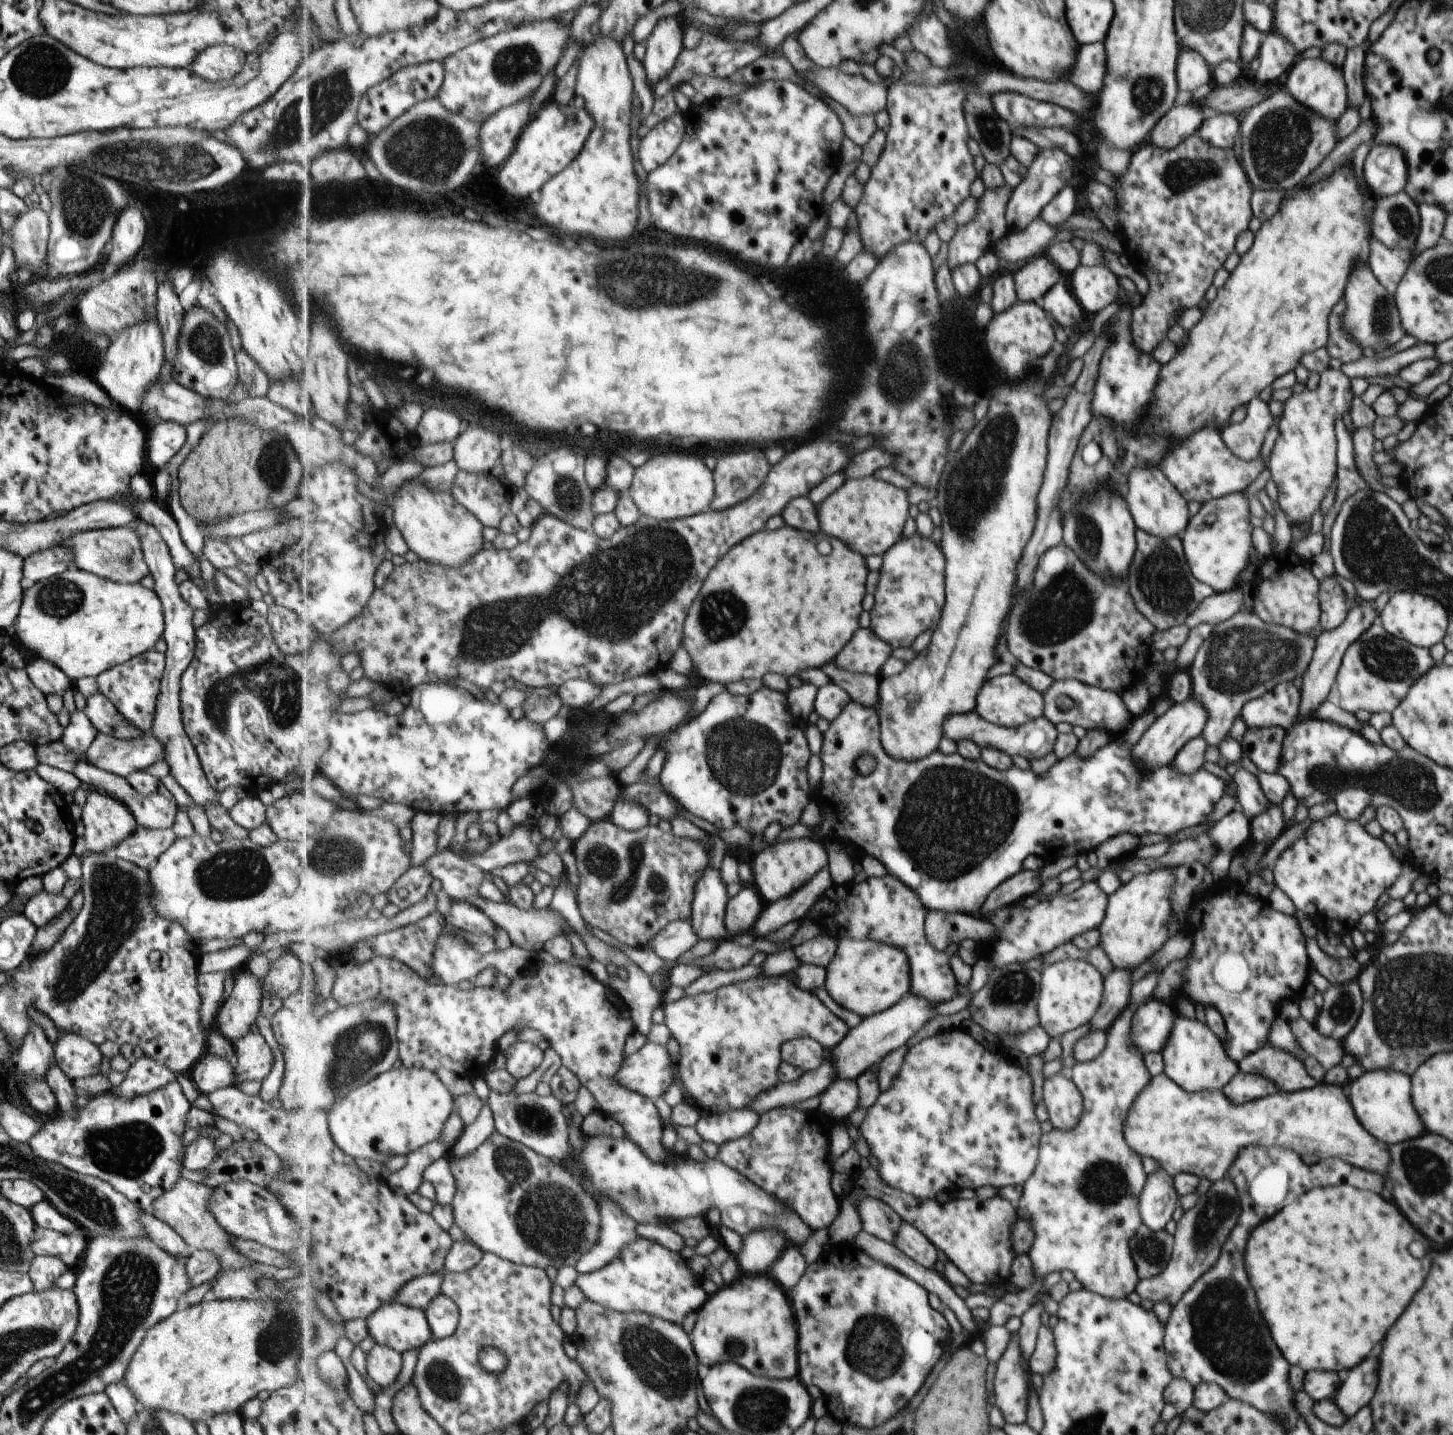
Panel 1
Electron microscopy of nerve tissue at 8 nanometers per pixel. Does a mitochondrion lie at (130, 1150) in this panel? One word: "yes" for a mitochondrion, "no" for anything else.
yes

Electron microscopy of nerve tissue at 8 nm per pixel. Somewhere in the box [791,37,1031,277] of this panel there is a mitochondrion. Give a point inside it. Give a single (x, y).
(993, 134)

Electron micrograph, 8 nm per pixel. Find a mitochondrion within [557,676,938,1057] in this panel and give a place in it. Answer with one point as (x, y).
(738, 752)

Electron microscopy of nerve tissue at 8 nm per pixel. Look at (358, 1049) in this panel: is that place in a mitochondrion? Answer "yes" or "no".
yes

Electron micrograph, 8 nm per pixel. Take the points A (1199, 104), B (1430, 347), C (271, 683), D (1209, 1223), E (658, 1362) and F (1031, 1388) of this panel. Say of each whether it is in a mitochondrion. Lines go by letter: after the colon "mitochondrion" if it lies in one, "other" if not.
A: other
B: other
C: mitochondrion
D: mitochondrion
E: mitochondrion
F: other

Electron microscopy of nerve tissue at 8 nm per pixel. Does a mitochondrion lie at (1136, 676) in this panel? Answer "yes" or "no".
no

